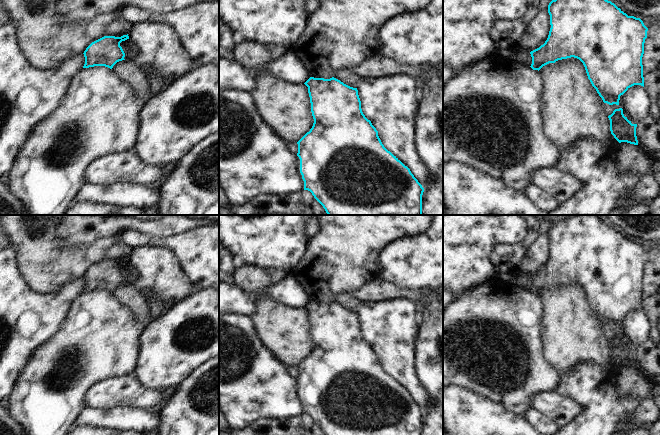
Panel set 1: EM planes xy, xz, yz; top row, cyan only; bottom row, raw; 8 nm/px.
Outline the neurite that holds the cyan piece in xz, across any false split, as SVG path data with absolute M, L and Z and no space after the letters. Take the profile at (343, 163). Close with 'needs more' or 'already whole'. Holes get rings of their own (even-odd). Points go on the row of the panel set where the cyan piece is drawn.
M310 77L304 84L308 87L311 112L314 119L310 131L297 142L297 156L300 159L300 173L304 181L304 190L312 193L328 215L422 215L424 188L411 173L410 169L384 147L378 136L378 131L362 112L357 88L350 87L334 77L330 79Z; already whole

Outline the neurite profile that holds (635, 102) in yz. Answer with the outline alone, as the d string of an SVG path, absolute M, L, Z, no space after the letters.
M634 85L620 96L619 105L624 116L632 123L638 124L650 111L650 99L645 88Z

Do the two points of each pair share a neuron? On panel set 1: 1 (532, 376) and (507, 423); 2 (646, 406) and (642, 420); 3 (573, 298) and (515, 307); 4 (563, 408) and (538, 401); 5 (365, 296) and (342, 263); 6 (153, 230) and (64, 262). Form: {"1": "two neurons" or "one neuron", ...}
{"1": "two neurons", "2": "one neuron", "3": "two neurons", "4": "one neuron", "5": "two neurons", "6": "two neurons"}

